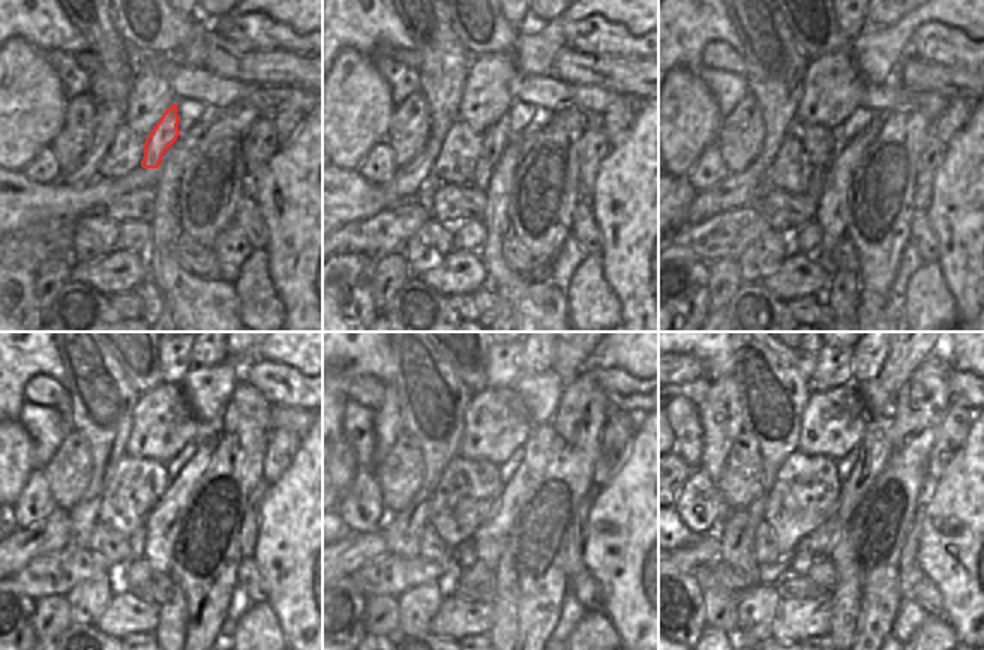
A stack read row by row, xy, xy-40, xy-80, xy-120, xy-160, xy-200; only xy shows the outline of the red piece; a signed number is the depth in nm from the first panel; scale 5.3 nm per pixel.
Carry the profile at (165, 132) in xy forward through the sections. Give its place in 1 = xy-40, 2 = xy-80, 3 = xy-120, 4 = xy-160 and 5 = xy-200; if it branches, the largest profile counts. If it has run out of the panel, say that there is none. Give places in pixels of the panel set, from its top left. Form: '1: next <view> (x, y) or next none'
1: next xy-40 (495, 138)
2: next xy-80 (818, 174)
3: next xy-120 (135, 541)
4: next xy-160 (465, 557)
5: next xy-200 (800, 562)

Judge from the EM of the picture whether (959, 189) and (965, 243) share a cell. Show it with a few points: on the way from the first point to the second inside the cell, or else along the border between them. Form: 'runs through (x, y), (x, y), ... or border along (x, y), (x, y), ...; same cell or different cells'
runs through (965, 203), (965, 230); same cell

